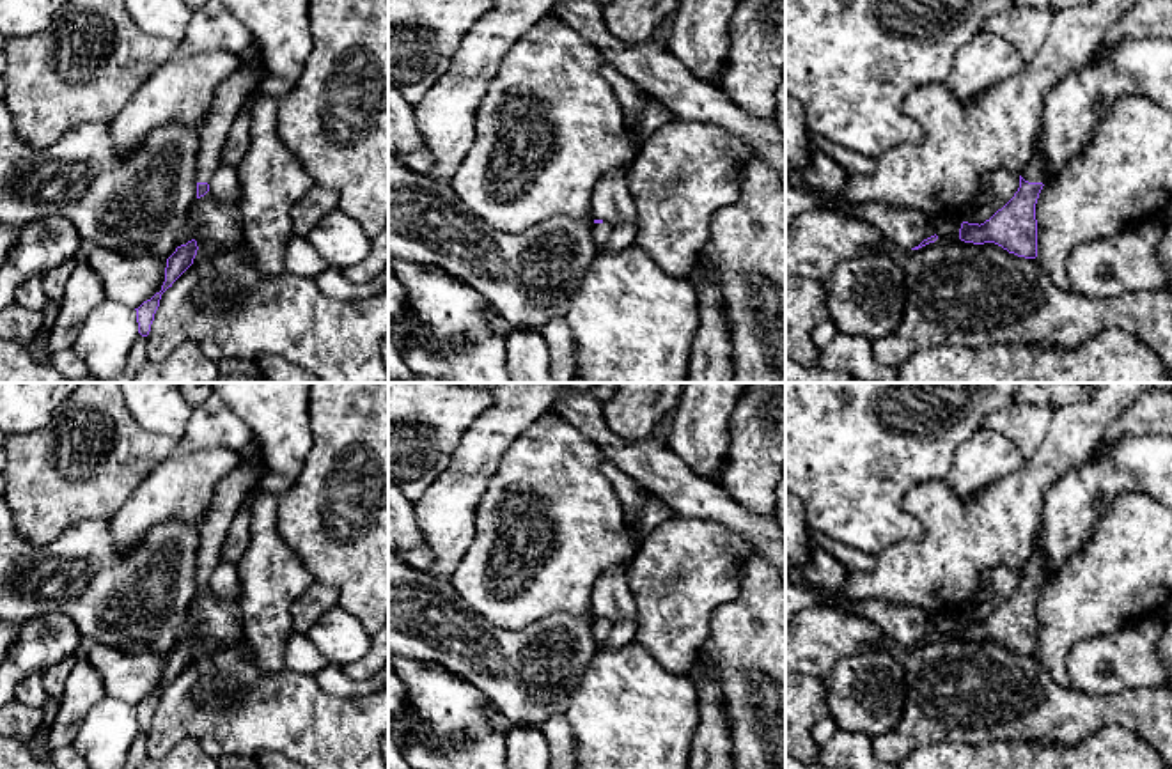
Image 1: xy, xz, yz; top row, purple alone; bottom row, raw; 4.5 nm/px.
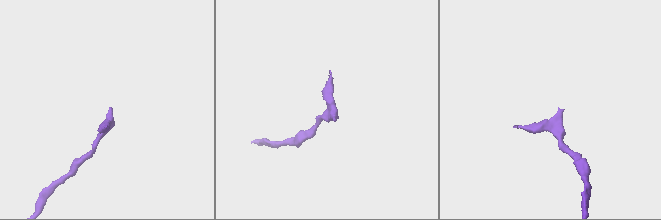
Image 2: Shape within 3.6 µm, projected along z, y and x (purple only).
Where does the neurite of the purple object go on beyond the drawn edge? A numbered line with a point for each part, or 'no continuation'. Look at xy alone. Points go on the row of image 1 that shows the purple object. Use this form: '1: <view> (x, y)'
1: xy (229, 98)

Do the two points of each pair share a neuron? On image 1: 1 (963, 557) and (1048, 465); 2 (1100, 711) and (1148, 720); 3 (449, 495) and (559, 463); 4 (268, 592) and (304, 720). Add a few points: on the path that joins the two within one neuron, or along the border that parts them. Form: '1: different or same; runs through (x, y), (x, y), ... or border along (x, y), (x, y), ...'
1: same; runs through (983, 534), (1025, 488)
2: same; runs through (1112, 711), (1135, 711)
3: different; border along (507, 447), (479, 502), (474, 523)
4: different; border along (249, 645), (265, 670), (284, 668)

